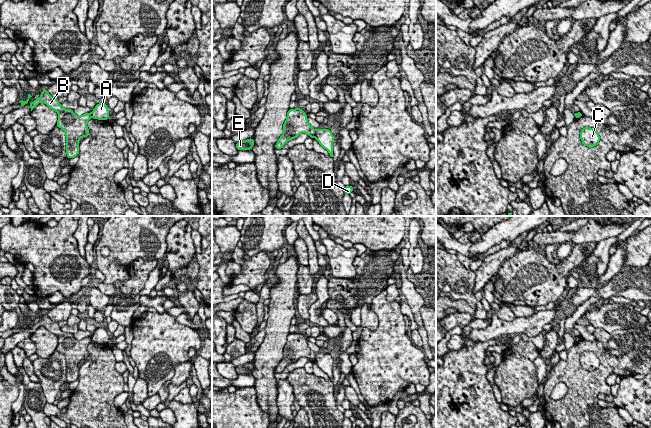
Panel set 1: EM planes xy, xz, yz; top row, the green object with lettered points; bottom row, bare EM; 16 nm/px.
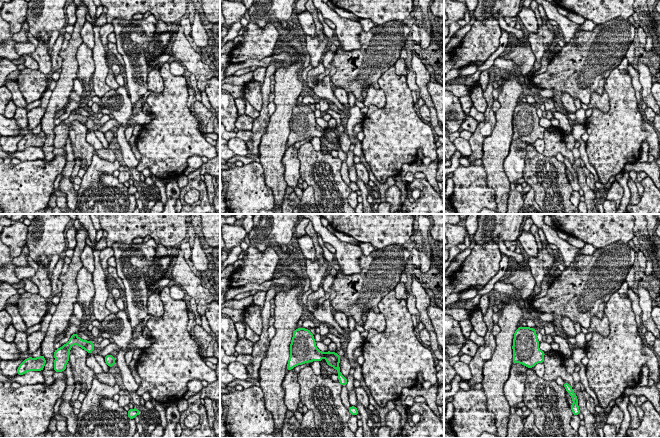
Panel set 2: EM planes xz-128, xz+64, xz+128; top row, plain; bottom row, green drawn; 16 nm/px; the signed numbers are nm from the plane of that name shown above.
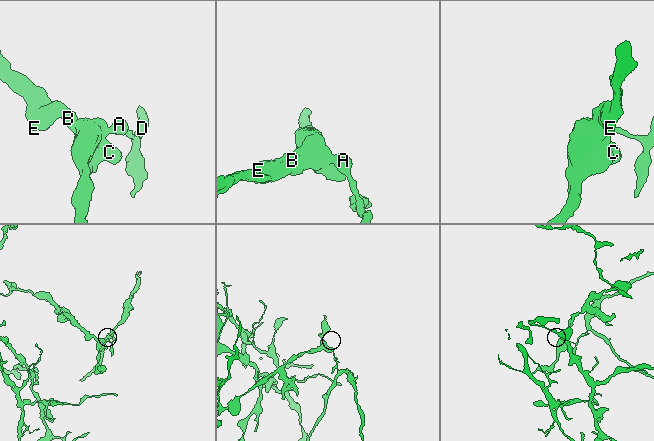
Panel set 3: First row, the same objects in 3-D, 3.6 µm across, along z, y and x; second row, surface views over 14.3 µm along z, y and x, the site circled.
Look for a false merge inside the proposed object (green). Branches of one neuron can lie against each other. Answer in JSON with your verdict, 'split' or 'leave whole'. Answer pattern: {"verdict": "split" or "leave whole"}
{"verdict": "split"}

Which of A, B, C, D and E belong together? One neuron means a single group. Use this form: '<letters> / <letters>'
A D / B C E

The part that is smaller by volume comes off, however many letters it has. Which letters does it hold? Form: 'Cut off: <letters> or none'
Cut off: A, D

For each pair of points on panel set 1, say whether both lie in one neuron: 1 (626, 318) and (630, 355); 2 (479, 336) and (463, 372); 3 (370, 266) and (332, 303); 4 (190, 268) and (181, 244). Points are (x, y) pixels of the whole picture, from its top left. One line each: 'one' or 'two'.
1: two
2: two
3: one
4: one

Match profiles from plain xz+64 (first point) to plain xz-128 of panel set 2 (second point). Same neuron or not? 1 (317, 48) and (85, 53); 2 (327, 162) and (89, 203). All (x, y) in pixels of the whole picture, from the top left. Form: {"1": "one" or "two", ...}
{"1": "one", "2": "two"}

